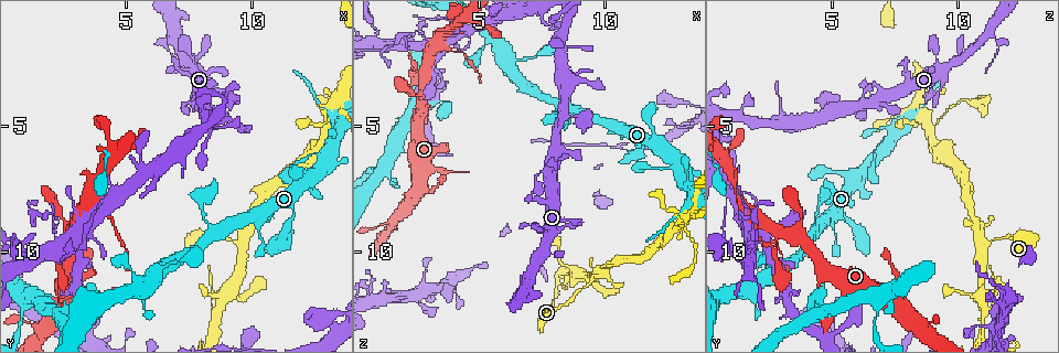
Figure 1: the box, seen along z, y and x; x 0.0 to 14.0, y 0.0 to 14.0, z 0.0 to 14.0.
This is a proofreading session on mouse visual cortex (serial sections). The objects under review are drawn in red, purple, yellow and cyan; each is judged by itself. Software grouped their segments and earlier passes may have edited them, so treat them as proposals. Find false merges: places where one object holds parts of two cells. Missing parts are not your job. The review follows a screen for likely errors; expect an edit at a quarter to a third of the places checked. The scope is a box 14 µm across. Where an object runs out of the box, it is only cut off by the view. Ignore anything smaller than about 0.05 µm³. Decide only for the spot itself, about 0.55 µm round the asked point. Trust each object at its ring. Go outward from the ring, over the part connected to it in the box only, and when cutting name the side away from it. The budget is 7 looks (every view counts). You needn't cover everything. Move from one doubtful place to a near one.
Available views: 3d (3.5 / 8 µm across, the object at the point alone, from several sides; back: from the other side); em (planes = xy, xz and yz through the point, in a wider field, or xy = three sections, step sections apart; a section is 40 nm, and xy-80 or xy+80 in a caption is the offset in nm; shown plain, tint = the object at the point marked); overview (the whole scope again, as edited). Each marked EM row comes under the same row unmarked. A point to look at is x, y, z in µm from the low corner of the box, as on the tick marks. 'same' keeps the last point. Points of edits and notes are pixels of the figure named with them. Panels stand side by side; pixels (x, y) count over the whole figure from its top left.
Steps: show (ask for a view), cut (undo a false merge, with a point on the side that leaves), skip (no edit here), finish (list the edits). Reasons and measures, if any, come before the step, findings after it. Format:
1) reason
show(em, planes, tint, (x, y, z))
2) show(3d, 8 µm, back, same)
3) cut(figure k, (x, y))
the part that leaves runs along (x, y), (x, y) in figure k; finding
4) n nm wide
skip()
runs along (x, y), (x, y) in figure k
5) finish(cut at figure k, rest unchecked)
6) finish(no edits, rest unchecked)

sudden change in width
show(3d, 3.5 µm, (8.3, 4.6, 1.4))

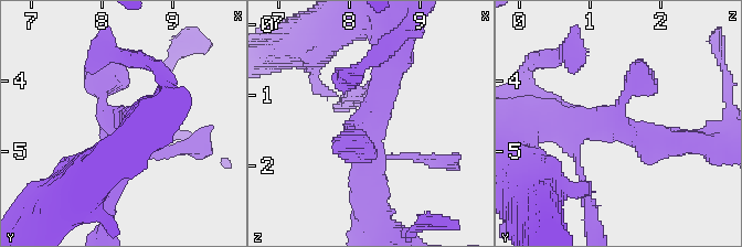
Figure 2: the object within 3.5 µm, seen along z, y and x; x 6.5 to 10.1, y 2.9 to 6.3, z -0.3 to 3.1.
4 arms; arms of 100, 250, 350, 400 nm
show(em, xy, step 1, tint, (8.30, 4.65, 1.50))

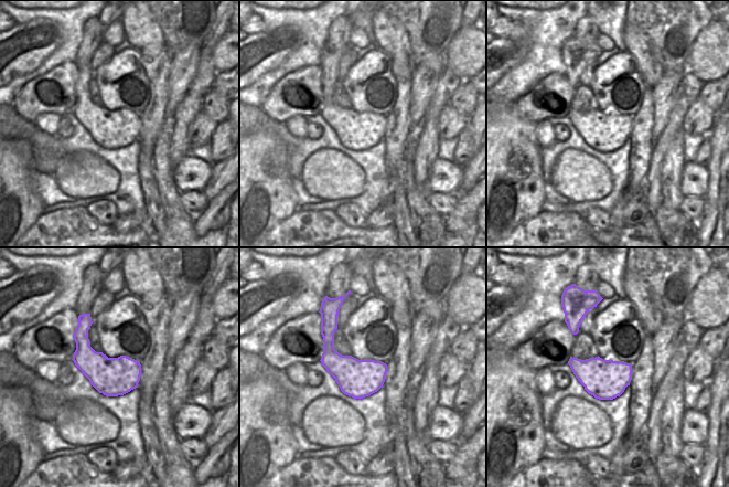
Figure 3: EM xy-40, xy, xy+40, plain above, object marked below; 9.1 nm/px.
show(em, xy, step 2, tint, same)

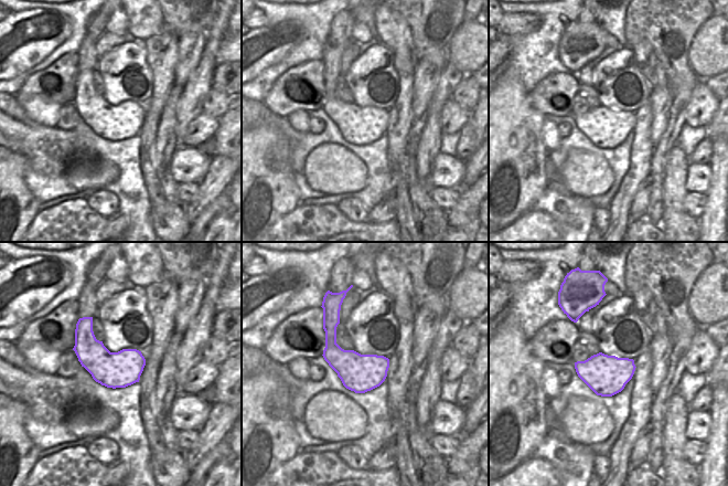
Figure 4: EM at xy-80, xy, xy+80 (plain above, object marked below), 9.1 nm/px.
340 nm wide
skip()
runs along (362, 197), (366, 141), (390, 60) in figure 2; one cell here

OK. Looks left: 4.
side arm on a straight run
show(3d, 3.5 µm, (4.5, 7.8, 1.3))

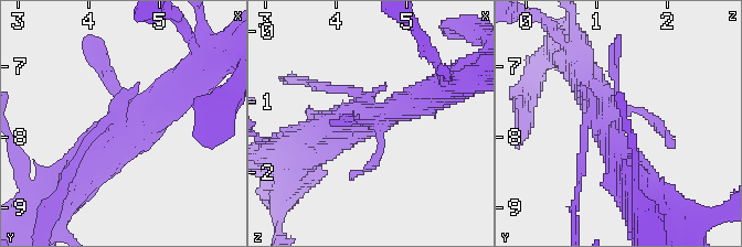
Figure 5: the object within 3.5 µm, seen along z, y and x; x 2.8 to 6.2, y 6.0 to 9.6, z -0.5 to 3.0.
skip()
runs along (187, 83), (136, 116), (82, 178) in figure 5; all the same cell

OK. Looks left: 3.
small branch off a trunk
show(3d, 3.5 µm, back, (1.1, 10.2, 1.8))

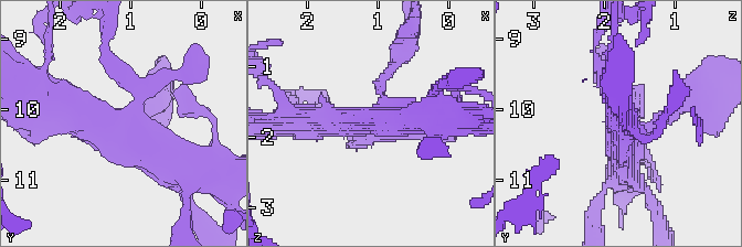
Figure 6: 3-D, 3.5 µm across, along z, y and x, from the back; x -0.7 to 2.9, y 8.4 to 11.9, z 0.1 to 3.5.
need the tissue
show(em, xy, step 1, tint, (1.10, 10.20, 1.80))

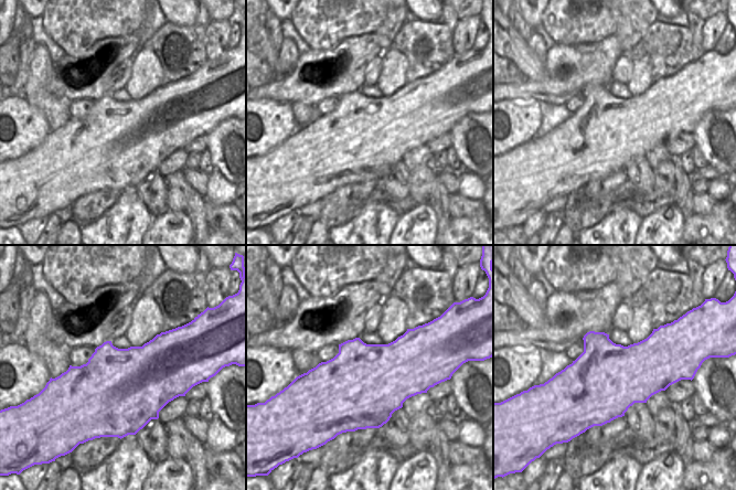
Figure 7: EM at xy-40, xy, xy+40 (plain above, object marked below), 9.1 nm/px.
skip()
runs along (53, 99), (182, 167) in figure 6; all the same cell

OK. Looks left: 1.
finish(no edits, rest unchecked)

